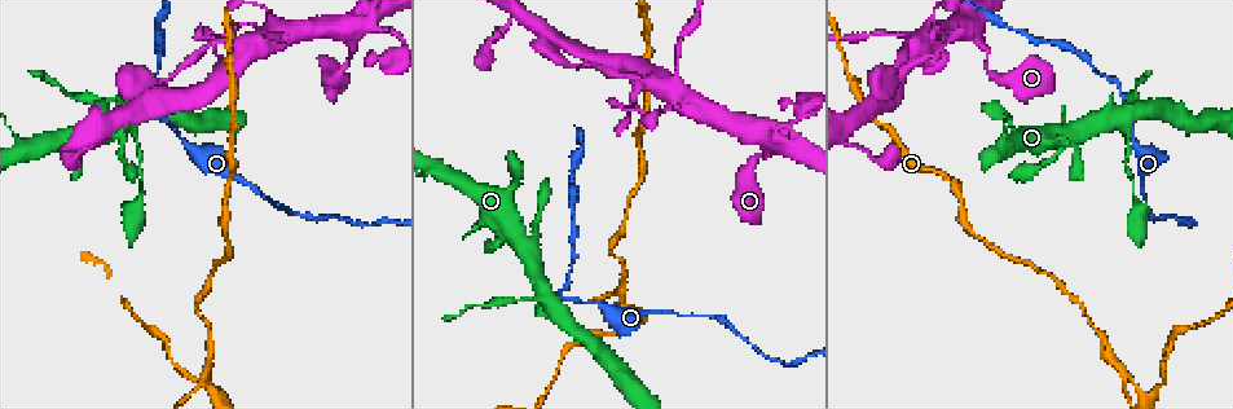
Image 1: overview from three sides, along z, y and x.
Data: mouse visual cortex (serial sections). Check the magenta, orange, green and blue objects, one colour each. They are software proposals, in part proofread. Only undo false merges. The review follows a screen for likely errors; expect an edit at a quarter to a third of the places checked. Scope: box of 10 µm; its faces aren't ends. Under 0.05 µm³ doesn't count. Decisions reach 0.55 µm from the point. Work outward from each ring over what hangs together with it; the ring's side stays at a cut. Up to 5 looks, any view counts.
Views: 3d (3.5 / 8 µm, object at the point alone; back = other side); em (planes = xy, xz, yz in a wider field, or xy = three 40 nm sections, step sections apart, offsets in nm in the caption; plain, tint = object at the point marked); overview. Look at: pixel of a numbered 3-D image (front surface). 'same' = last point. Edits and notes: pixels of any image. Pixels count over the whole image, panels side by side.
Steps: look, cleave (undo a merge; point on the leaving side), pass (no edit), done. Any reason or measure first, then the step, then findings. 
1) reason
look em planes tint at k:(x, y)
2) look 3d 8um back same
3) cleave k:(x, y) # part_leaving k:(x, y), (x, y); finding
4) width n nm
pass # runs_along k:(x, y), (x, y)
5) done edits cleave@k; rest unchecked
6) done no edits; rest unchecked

narrows sharply
look 3d 3.5um back at 1:(909, 33)

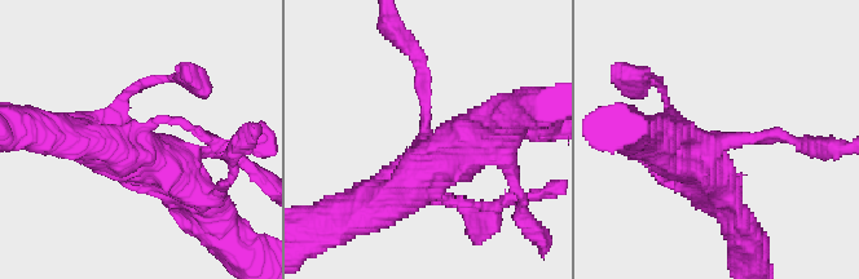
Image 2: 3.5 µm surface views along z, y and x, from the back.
look em xy step 2 tint at 2:(423, 142)

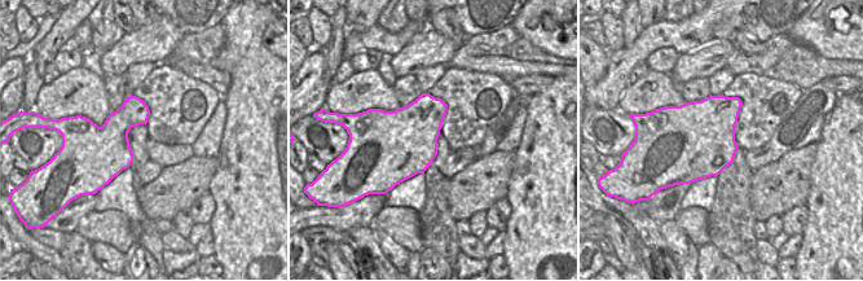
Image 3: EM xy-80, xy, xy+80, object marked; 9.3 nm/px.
cut it another way
look em xy step 1 tint same

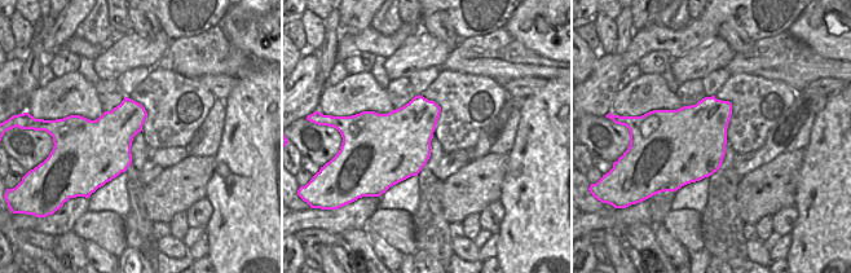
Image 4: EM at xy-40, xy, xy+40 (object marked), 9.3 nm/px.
pass # continuous, no second cell

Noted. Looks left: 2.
thin neck
look 3d 3.5um back at 1:(544, 288)

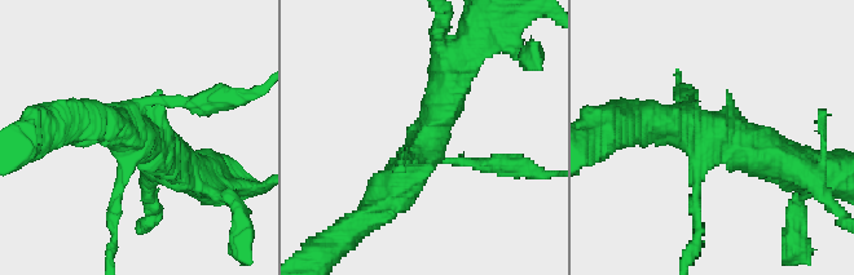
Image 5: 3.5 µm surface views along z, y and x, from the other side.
need the tissue
look em planes tint at 5:(428, 142)

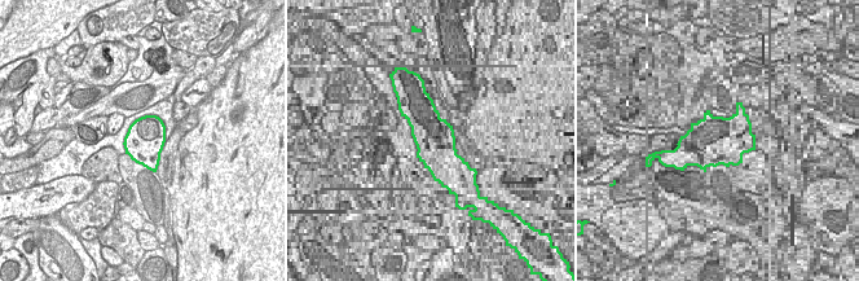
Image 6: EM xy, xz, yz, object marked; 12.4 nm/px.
pass # runs_along 5:(454, 72), (422, 155), (378, 208); one cell here

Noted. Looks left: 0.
done no edits; rest unchecked

